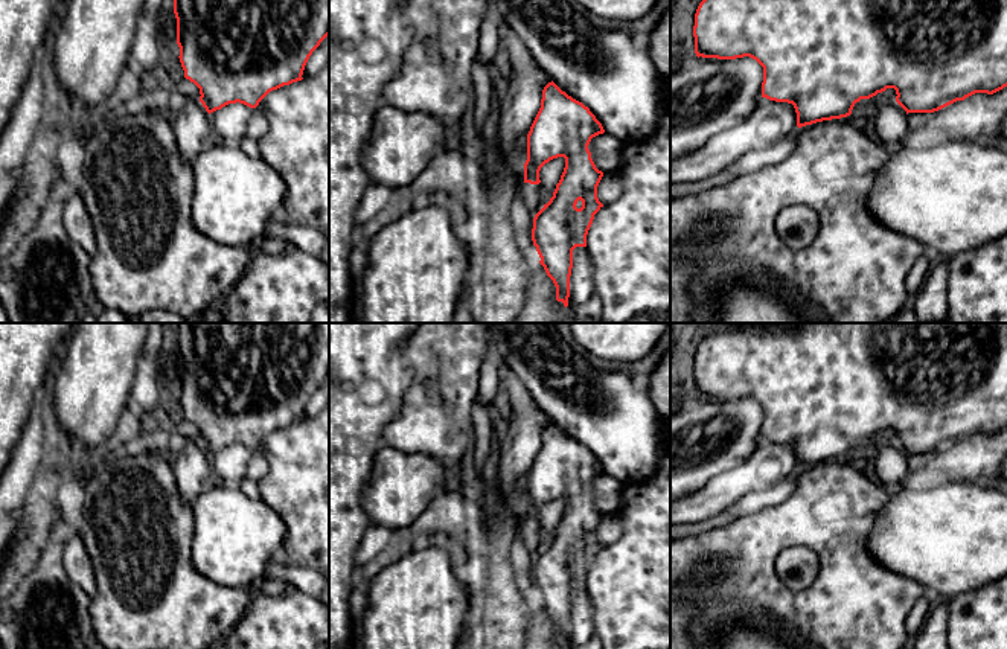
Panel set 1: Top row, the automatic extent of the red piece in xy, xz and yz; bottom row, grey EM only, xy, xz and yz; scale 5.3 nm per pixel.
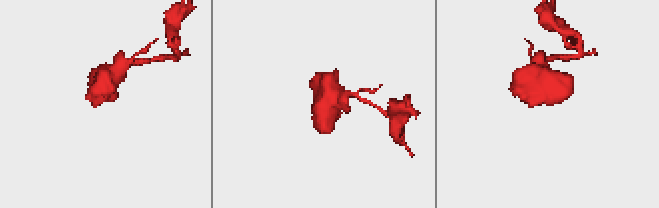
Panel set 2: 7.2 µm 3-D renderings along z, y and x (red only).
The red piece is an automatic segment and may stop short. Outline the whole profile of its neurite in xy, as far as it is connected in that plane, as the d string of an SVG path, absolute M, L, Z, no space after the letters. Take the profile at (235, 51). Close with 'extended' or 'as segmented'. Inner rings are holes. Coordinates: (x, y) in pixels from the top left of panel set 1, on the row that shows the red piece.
M174 0L174 14L177 18L177 44L180 47L180 62L184 70L184 78L200 88L200 99L187 99L183 110L172 116L172 128L177 139L180 157L186 161L193 161L197 155L213 140L210 114L229 104L244 104L256 108L259 102L273 90L283 85L302 81L305 66L312 52L329 35L329 0Z; extended

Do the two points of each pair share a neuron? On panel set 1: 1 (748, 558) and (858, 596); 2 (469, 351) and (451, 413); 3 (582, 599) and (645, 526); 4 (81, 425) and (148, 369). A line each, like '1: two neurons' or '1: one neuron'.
1: one neuron
2: one neuron
3: two neurons
4: two neurons

